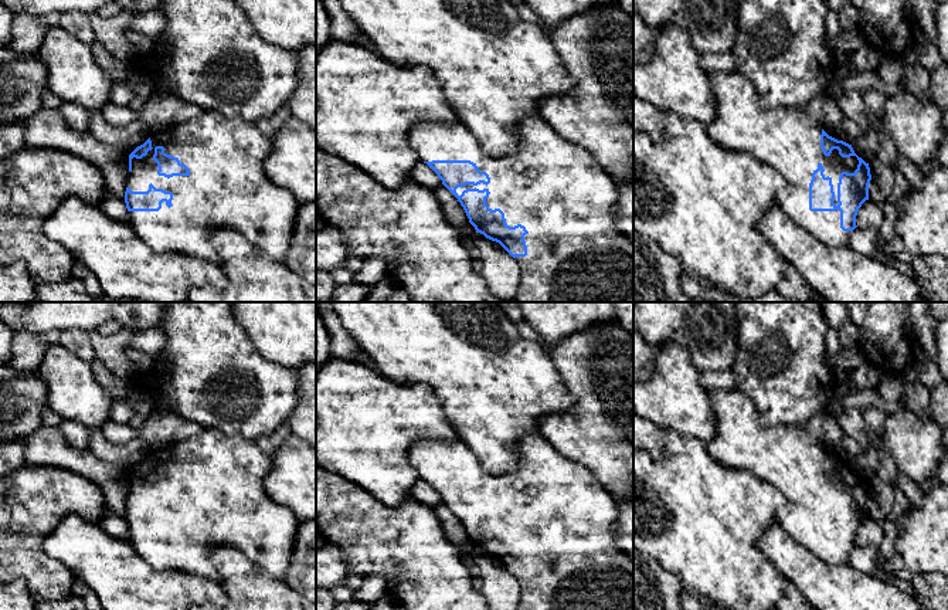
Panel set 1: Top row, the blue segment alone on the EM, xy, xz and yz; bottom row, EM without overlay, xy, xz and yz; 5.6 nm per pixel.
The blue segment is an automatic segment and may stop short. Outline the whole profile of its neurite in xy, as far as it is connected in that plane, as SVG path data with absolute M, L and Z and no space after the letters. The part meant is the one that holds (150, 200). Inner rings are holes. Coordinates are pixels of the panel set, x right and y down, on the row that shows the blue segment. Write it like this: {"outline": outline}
{"outline": "M203 111L193 119L163 132L153 132L129 155L125 192L129 226L154 253L186 254L208 262L217 262L210 233L214 228L232 228L272 260L285 264L299 203L288 189L276 186L266 176L265 157L271 150L272 140L258 129L255 122L228 118L215 111Z"}

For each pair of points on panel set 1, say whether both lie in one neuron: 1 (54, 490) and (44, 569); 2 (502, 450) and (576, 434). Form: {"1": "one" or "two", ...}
{"1": "one", "2": "two"}

